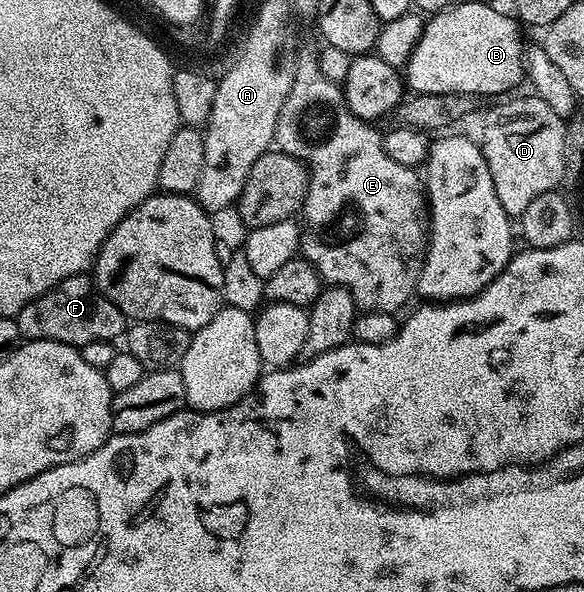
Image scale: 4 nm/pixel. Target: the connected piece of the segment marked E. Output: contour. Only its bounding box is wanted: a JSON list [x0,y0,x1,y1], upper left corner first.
[275,55,431,313]

